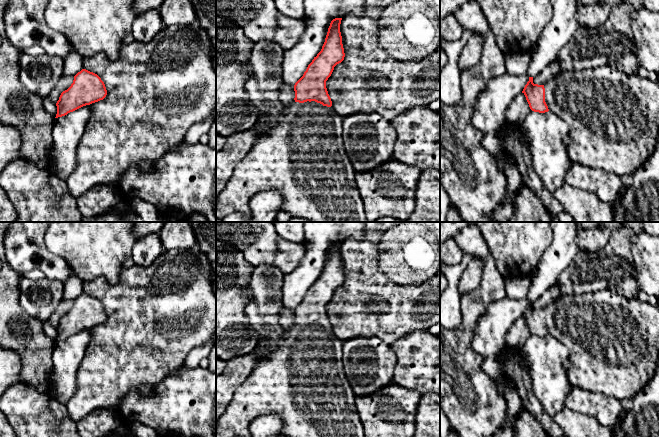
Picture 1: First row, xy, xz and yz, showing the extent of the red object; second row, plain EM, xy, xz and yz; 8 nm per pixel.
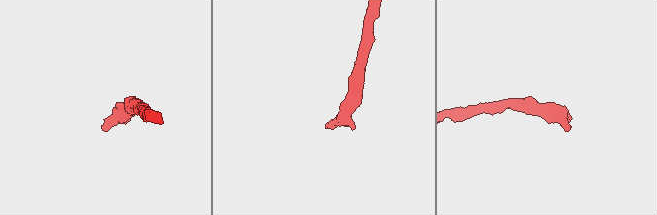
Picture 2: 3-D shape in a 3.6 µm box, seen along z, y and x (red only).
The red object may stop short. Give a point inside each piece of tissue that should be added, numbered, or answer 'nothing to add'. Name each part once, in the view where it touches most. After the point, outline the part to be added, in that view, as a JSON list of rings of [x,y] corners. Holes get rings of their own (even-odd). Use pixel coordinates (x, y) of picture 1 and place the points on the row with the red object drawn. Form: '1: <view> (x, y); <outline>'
1: yz (613, 118); [[[609,62],[582,71],[560,71],[544,88],[549,111],[569,127],[564,144],[574,163],[630,177],[654,152],[659,133],[657,82],[628,75]]]

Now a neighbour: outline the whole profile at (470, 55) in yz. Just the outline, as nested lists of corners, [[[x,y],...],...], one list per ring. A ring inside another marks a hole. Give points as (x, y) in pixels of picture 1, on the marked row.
[[[473,33],[459,55],[458,68],[466,70],[477,64],[482,54],[482,48],[483,37],[480,34]]]

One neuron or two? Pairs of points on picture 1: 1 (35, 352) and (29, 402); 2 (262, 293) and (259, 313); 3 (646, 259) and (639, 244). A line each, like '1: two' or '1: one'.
1: two
2: one
3: one

